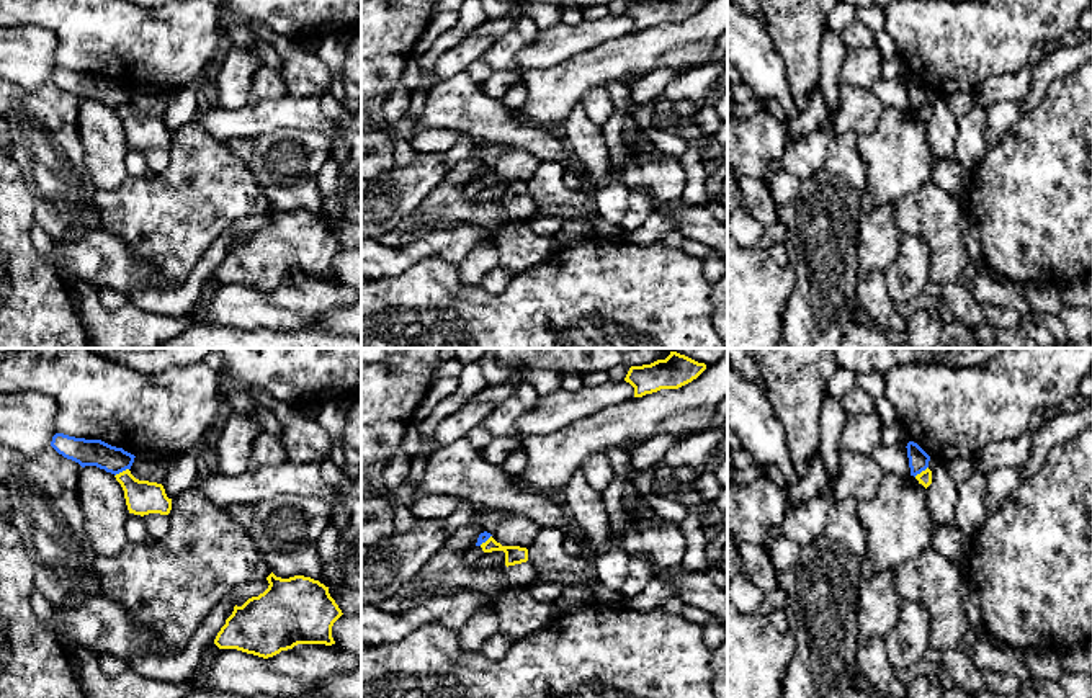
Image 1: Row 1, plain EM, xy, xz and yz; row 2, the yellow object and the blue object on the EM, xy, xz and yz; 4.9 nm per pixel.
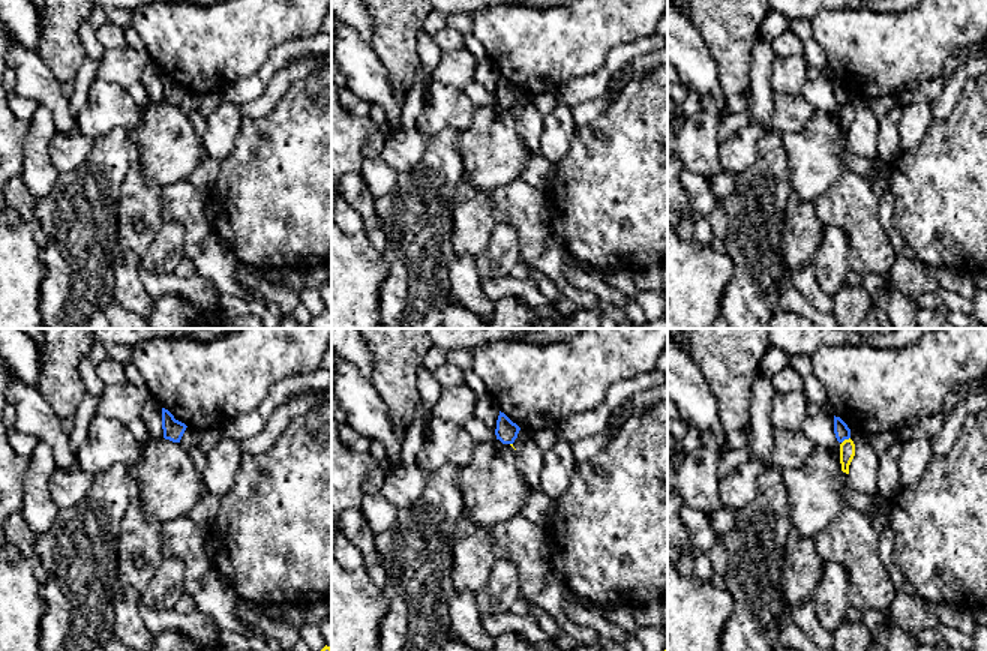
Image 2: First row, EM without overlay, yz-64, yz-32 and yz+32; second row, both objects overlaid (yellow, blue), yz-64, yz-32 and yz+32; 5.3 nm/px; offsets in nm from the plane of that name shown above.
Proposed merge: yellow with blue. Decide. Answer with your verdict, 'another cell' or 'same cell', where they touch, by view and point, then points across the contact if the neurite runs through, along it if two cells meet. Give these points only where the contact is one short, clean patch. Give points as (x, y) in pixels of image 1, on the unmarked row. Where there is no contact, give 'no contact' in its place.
another cell; contact xy (123, 105); border xy (128, 102), (115, 110)

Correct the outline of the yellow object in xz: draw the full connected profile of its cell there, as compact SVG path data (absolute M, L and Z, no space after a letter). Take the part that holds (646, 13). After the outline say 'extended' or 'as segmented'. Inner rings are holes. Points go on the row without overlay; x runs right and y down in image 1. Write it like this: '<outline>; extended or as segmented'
M631 0L624 15L634 21L634 31L660 23L678 23L696 13L706 0Z; as segmented

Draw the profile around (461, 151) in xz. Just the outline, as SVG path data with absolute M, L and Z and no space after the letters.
M461 134L458 142L445 152L445 163L448 168L456 167L459 162L464 162L471 157L472 149L474 149L474 141L468 134Z

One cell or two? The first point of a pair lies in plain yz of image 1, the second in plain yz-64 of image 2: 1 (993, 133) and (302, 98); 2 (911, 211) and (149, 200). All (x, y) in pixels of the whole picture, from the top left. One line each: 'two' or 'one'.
1: two
2: two

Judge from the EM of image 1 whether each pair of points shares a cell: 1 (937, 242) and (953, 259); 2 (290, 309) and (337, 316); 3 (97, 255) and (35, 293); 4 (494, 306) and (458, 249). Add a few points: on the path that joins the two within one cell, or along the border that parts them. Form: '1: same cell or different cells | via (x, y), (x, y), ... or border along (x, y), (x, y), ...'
1: same cell | via (940, 246), (950, 255)
2: different cells | border along (344, 306), (327, 311), (311, 329)
3: different cells | border along (53, 265), (58, 272)
4: different cells | border along (417, 263), (427, 257), (442, 257), (456, 265)

